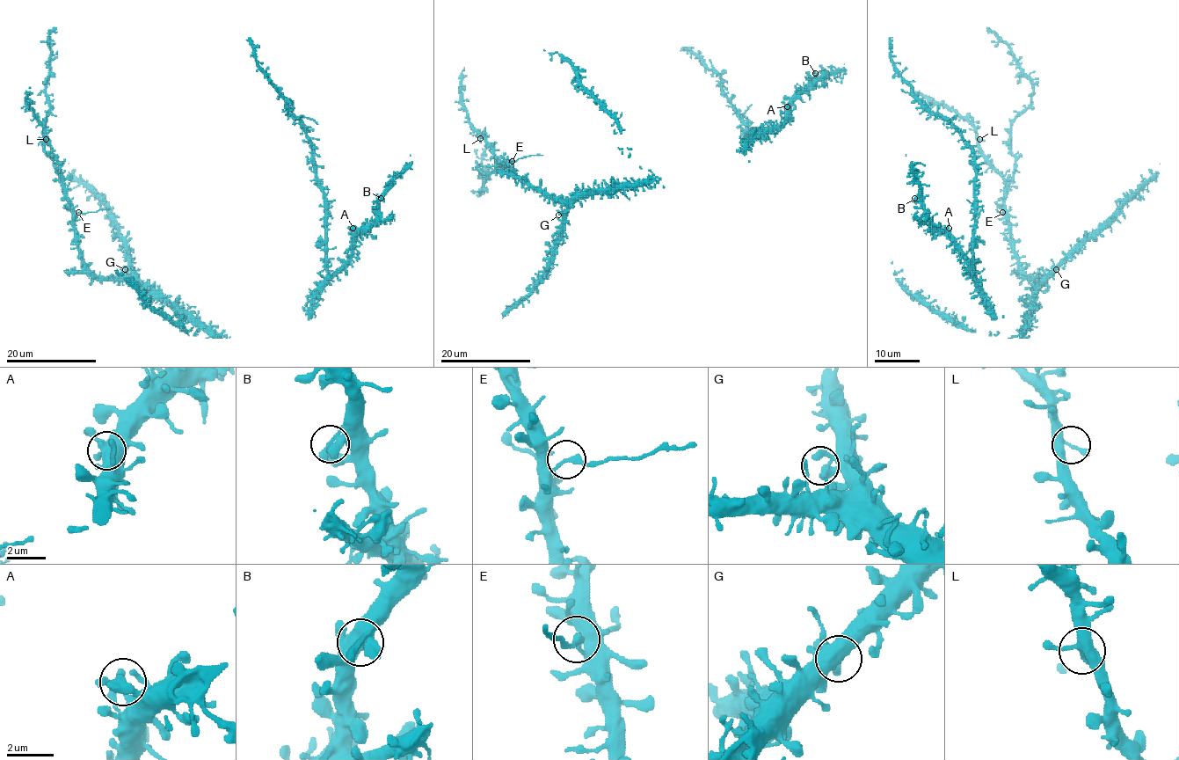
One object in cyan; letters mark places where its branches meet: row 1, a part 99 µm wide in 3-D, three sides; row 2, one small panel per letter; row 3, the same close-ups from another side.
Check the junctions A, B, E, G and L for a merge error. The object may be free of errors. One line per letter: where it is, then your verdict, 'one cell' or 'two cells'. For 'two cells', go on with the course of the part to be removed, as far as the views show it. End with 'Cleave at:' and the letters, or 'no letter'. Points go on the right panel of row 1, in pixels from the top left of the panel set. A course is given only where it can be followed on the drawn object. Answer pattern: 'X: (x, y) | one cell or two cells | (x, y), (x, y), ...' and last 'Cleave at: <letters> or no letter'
A: (949, 228) | one cell
B: (914, 198) | one cell
E: (1002, 212) | two cells
G: (1056, 269) | one cell
L: (979, 139) | one cell
Cleave at: E

